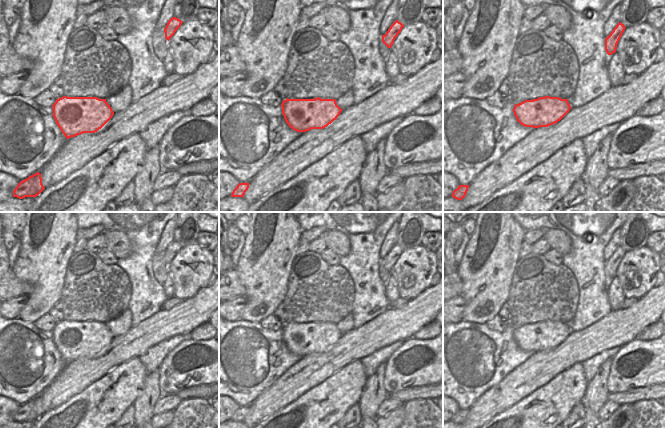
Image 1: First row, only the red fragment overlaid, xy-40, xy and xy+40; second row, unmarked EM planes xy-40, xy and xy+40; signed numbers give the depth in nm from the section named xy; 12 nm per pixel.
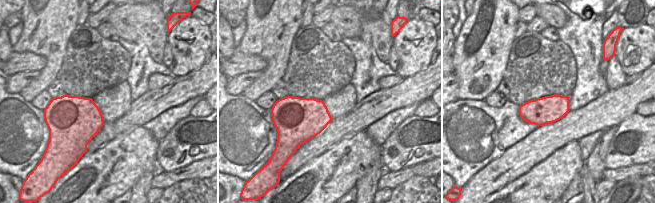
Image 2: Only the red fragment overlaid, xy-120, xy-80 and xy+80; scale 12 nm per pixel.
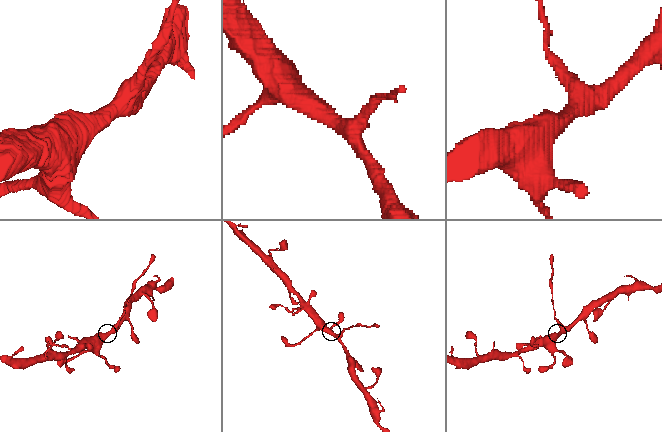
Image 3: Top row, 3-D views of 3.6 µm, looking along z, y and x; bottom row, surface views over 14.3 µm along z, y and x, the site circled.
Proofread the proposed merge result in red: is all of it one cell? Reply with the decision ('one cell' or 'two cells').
two cells

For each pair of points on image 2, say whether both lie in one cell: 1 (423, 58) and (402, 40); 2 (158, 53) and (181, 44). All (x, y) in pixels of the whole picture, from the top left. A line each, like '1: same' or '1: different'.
1: same
2: different

